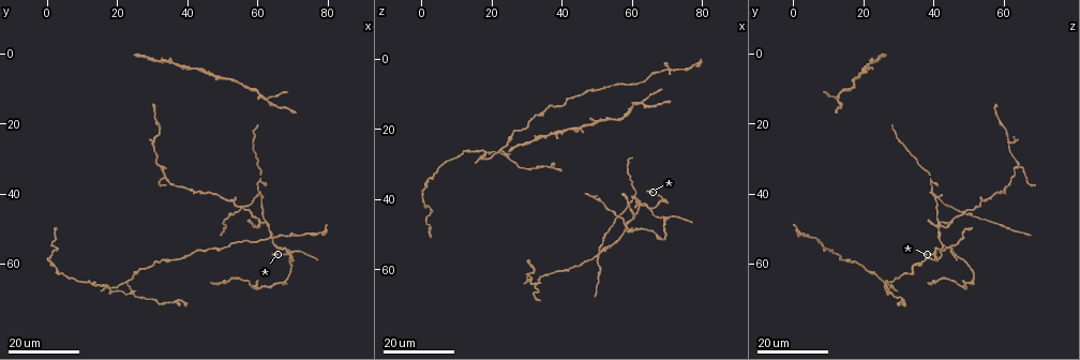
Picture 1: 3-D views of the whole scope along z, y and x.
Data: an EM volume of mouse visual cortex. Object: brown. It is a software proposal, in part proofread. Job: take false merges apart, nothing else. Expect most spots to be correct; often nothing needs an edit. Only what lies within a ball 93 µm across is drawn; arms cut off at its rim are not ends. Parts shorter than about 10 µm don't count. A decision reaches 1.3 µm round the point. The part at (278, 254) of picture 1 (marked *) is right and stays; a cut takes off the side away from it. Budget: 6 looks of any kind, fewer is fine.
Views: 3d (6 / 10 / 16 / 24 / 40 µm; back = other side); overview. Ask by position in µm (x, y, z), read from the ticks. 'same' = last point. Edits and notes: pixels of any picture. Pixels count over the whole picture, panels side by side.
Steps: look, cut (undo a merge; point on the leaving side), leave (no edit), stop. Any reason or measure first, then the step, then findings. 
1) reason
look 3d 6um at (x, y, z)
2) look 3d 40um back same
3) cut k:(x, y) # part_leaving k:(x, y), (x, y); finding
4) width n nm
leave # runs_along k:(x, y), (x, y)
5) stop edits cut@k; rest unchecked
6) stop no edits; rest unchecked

two arms in line, one across
look 3d 16um at (65.0, 54.0, 42.5)

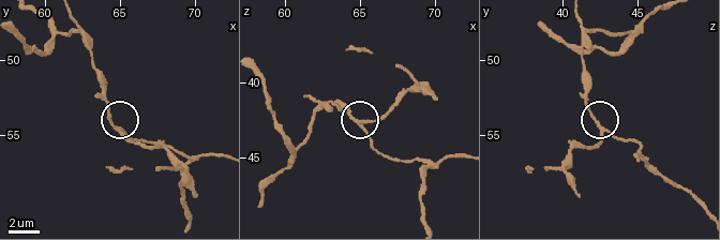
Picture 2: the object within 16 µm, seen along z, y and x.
look 3d 6um at (65.2, 54.6, 43.0)

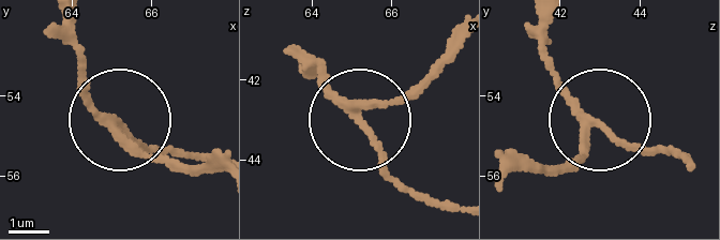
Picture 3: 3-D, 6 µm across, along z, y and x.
width 170 nm
leave # one neuron here

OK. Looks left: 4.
side arm on a straight run
look 3d 16um at (60.5, 40.0, 39.5)

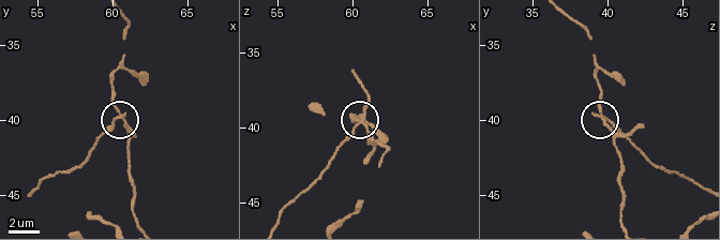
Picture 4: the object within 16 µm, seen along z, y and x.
look 3d 10um at (60.4, 40.0, 40.0)

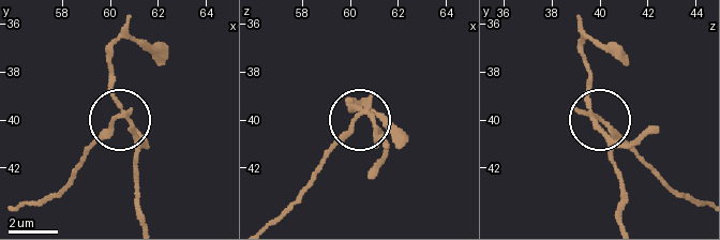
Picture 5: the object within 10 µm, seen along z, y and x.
side_arm 37 um
cut 5:(103, 132) # part_leaving 5:(124, 115), (95, 139), (59, 189), (21, 203); two neurons meet here

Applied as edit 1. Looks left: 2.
stop edits cut@5; rest unchecked

